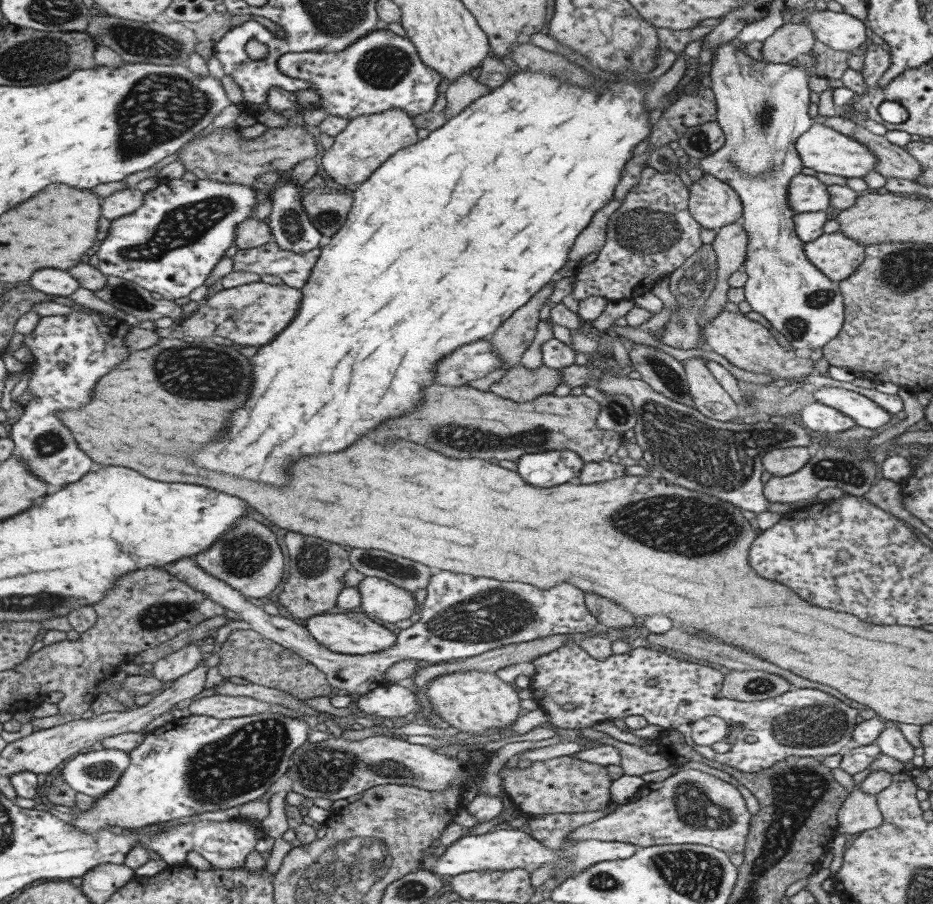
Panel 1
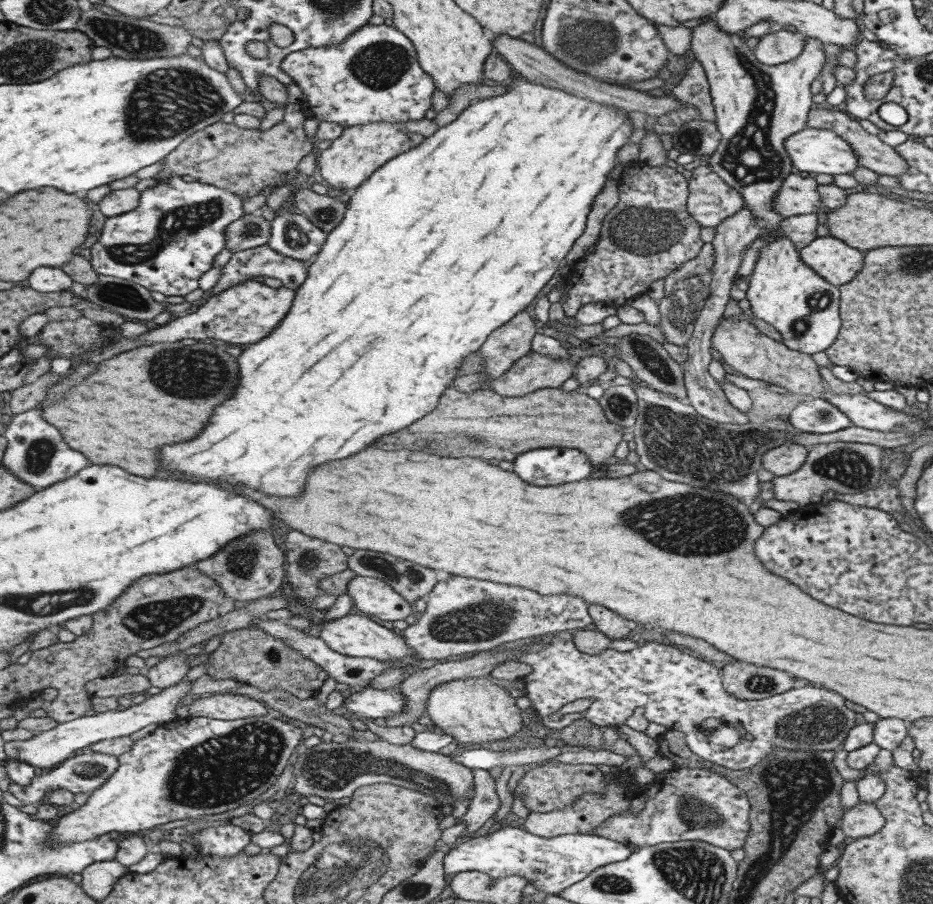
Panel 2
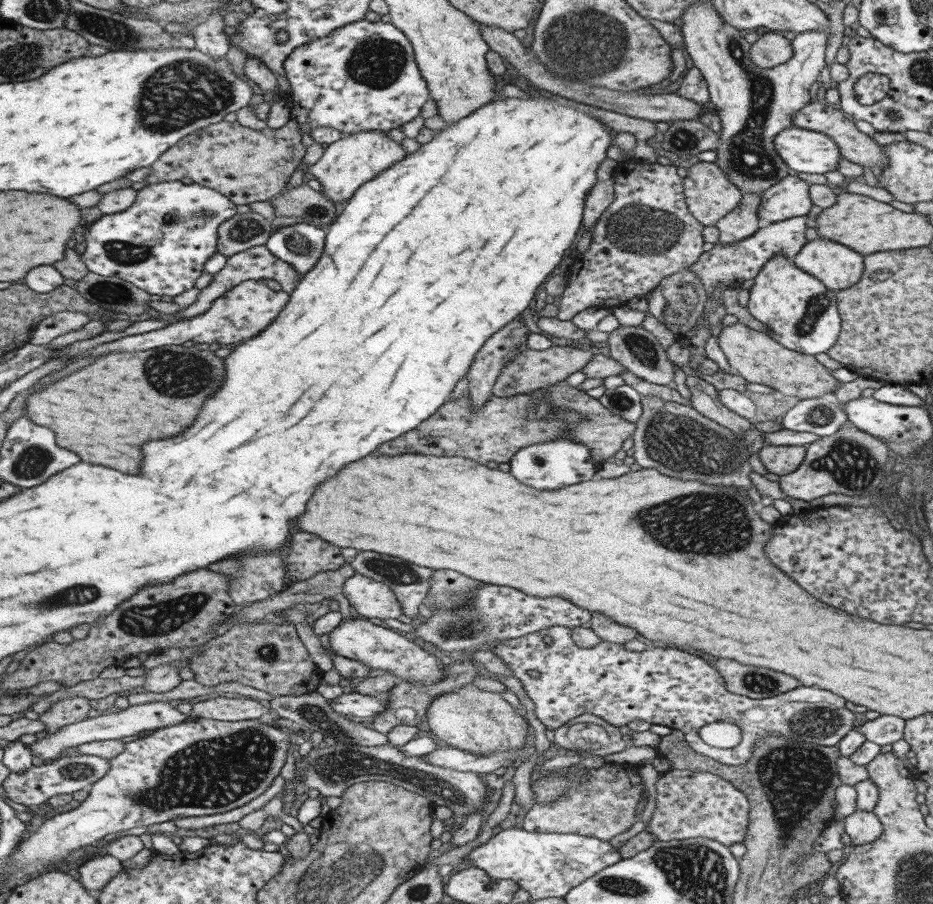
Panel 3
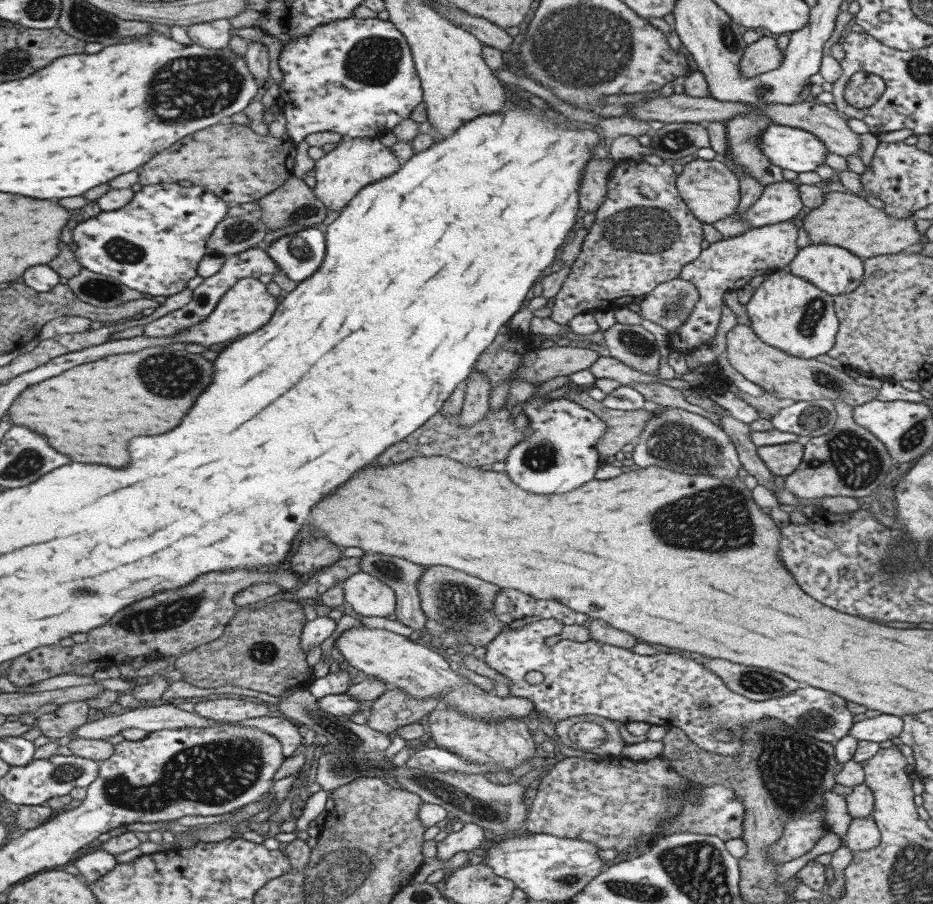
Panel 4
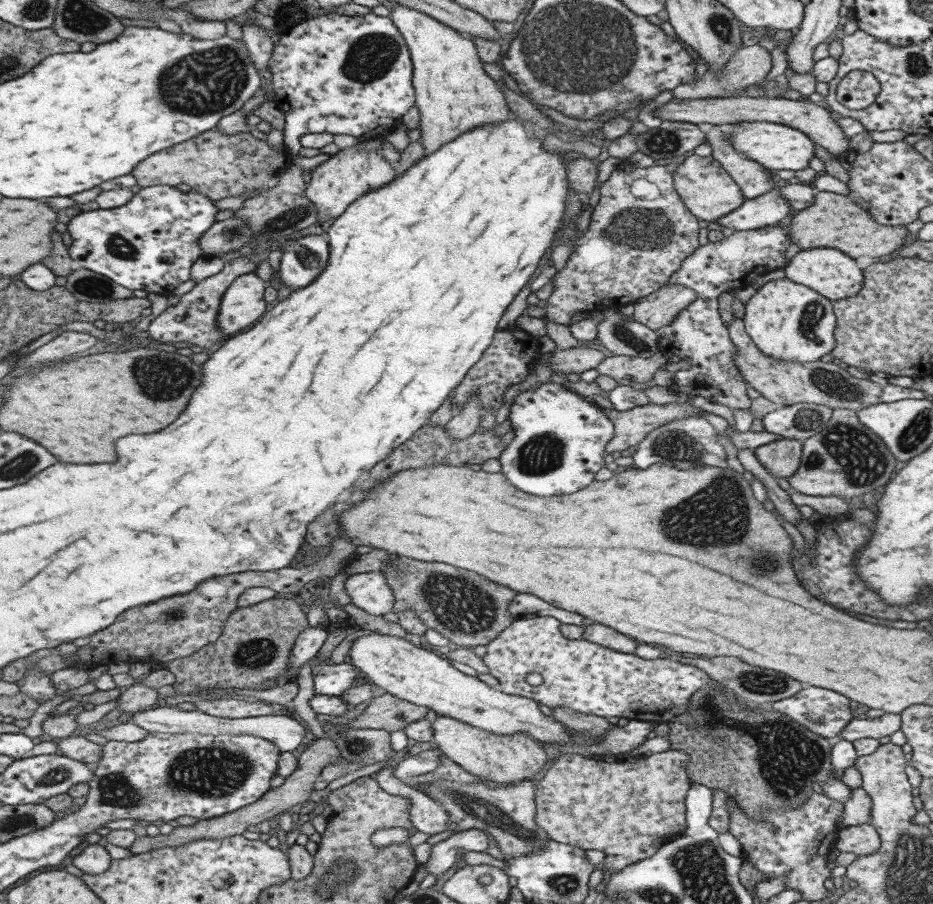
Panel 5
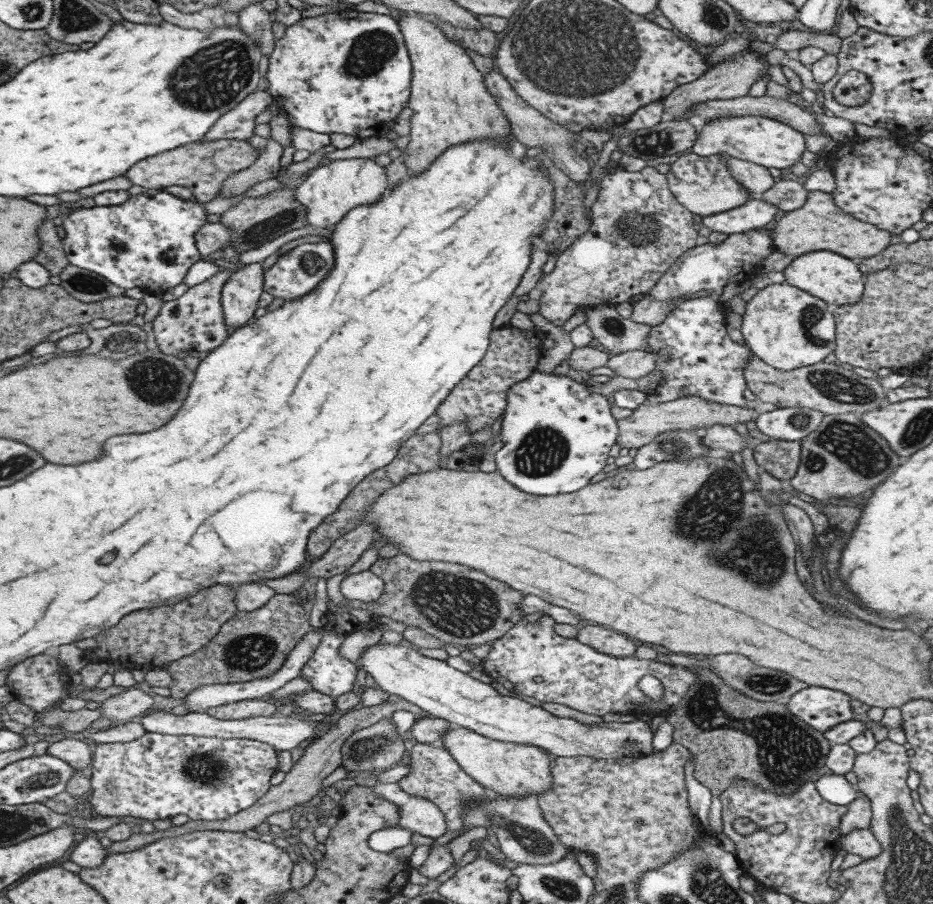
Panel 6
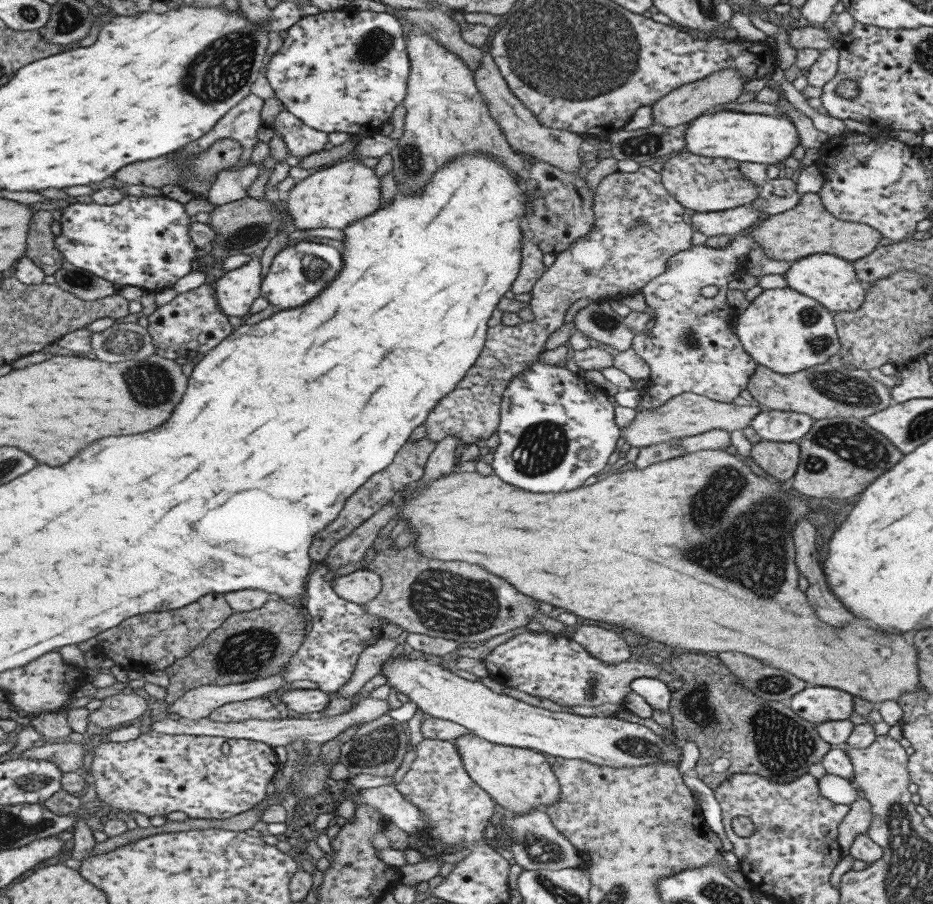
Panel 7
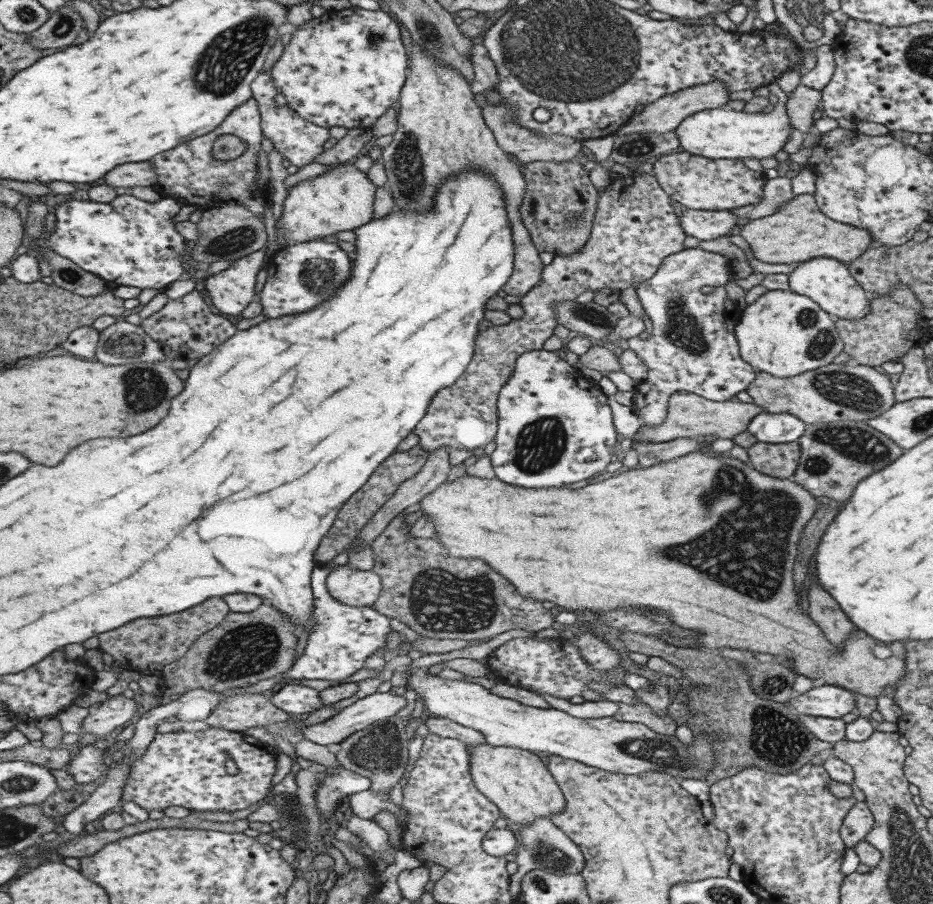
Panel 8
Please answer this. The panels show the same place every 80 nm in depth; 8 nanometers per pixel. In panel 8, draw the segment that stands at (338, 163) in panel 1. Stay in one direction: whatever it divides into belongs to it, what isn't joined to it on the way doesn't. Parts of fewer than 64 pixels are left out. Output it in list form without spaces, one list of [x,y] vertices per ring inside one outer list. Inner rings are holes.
[[[352,161],[335,165],[321,176],[314,176],[293,186],[283,202],[279,231],[286,244],[317,241],[338,232],[352,231],[373,220],[373,202],[376,187],[365,177],[365,172],[355,169]]]

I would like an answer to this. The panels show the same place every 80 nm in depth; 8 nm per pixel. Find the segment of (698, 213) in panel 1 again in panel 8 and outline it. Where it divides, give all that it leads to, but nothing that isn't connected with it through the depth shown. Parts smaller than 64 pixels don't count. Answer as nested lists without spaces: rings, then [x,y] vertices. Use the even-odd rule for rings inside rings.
[[[681,151],[659,157],[652,164],[652,173],[663,193],[689,210],[729,211],[757,204],[763,197],[765,177],[749,170],[741,159],[713,160]]]

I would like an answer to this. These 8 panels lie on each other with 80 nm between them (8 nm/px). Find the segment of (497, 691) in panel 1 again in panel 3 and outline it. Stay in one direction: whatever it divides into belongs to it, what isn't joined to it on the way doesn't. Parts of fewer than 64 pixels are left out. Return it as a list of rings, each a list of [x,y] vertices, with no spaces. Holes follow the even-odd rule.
[[[465,684],[457,691],[435,697],[429,703],[425,716],[427,726],[437,741],[441,740],[447,746],[473,755],[489,755],[522,749],[525,736],[530,732],[522,713],[511,708],[502,699],[501,694],[483,692],[471,684]]]

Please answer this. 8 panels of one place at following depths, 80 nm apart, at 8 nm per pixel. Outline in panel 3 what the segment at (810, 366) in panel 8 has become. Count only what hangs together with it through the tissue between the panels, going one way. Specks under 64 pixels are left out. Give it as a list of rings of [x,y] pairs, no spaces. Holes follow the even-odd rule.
[[[775,253],[753,280],[746,309],[767,329],[767,337],[787,350],[811,356],[826,353],[832,347],[840,332],[835,290],[827,290],[819,280],[797,269],[781,253]]]

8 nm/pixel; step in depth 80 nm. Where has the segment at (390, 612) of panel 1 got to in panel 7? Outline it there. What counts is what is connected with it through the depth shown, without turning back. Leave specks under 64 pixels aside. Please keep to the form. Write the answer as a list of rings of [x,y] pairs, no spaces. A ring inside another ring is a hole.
[[[368,568],[335,577],[329,583],[337,596],[355,604],[365,604],[373,600],[381,590],[379,576]]]

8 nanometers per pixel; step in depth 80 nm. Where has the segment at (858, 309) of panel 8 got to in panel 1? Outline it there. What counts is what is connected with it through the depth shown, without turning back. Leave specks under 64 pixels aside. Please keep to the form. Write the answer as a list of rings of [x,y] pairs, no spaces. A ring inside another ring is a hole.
[[[838,231],[823,234],[802,247],[809,263],[837,283],[853,274],[864,258],[864,246]]]

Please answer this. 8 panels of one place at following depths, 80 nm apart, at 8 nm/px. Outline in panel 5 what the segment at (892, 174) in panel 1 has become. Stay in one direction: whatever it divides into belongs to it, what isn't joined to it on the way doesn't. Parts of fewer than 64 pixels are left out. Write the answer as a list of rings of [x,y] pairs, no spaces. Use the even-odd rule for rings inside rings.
[[[745,94],[725,98],[696,98],[695,100],[671,99],[652,114],[653,116],[661,118],[662,121],[683,121],[693,124],[701,124],[701,122],[704,122],[713,126],[722,127],[730,123],[745,121],[769,121],[777,124],[789,125],[791,128],[797,129],[805,136],[808,136],[815,145],[824,148],[833,156],[841,155],[849,148],[849,138],[842,134],[838,124],[829,115],[829,110],[811,101],[804,102],[797,101],[797,99],[785,99],[783,97],[753,97]]]

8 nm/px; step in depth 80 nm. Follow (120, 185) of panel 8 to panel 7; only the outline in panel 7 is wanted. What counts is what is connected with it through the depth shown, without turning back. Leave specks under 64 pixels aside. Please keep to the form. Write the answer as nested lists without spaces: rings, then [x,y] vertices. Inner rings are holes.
[[[219,139],[206,150],[198,152],[198,154],[182,154],[182,156],[161,156],[157,160],[145,160],[145,162],[137,162],[137,164],[129,164],[125,168],[121,168],[115,174],[115,180],[123,182],[125,186],[131,184],[143,184],[146,187],[161,189],[167,184],[178,185],[191,192],[194,198],[207,200],[207,190],[211,188],[216,174],[219,171],[229,170],[236,164],[240,157],[242,148],[240,144],[233,139]]]

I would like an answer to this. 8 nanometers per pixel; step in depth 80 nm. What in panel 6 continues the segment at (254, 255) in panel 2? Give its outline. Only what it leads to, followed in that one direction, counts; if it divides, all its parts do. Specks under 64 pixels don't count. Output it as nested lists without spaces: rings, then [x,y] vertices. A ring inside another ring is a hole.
[[[230,271],[217,272],[207,280],[191,286],[180,297],[165,301],[159,314],[152,322],[152,330],[156,344],[161,352],[167,355],[181,352],[203,356],[211,349],[217,348],[227,339],[230,330],[223,322],[224,316],[220,305],[220,290],[222,284],[233,273]]]

